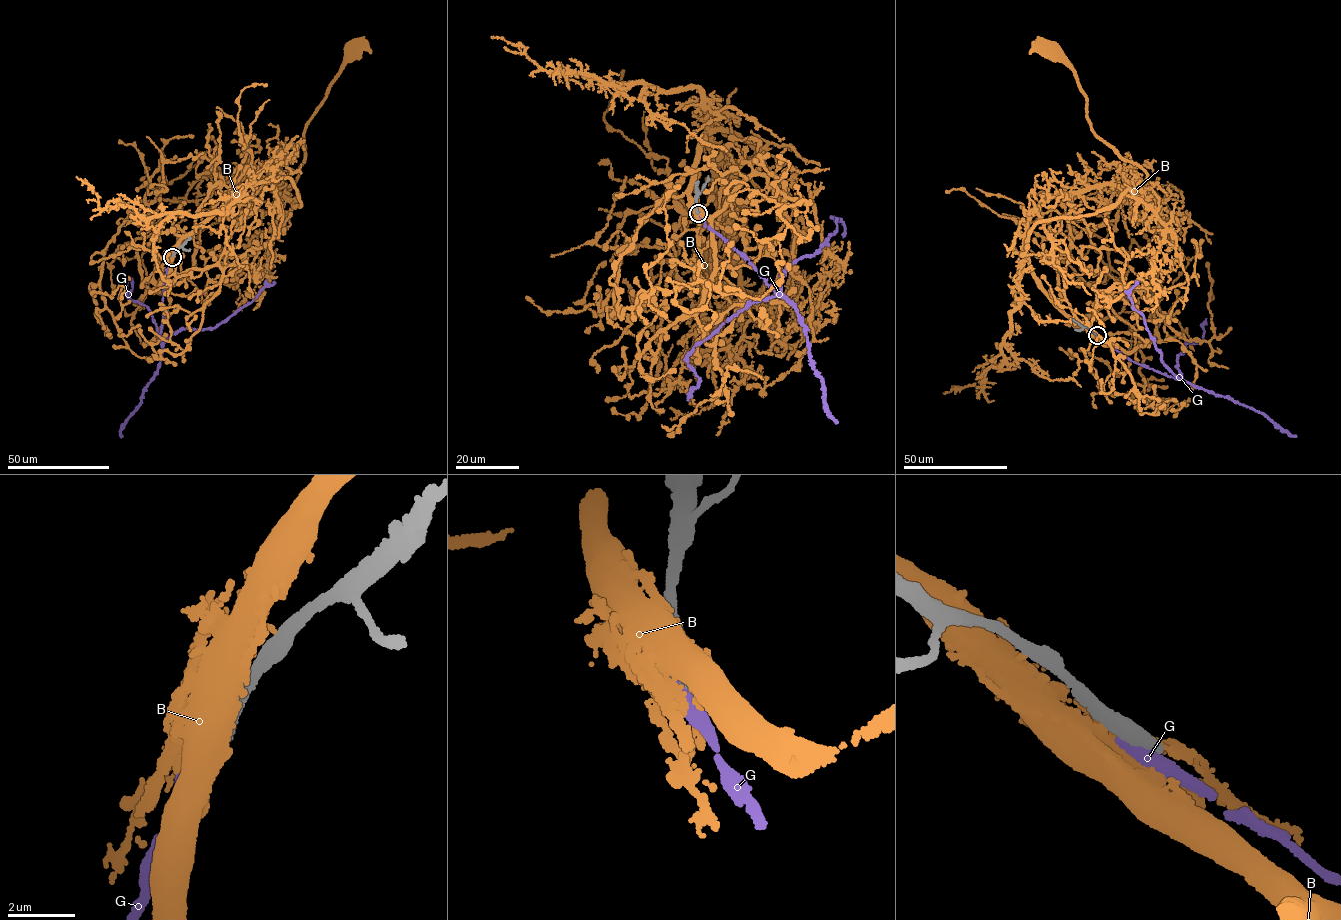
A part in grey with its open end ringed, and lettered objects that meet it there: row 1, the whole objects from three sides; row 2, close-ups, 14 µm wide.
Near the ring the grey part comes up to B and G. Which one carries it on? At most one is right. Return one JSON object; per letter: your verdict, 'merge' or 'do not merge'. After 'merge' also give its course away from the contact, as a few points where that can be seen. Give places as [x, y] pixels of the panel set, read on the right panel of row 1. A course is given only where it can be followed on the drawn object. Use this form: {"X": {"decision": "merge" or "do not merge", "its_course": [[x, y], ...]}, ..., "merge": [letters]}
{"B": {"decision": "do not merge"}, "G": {"decision": "do not merge"}, "merge": []}

